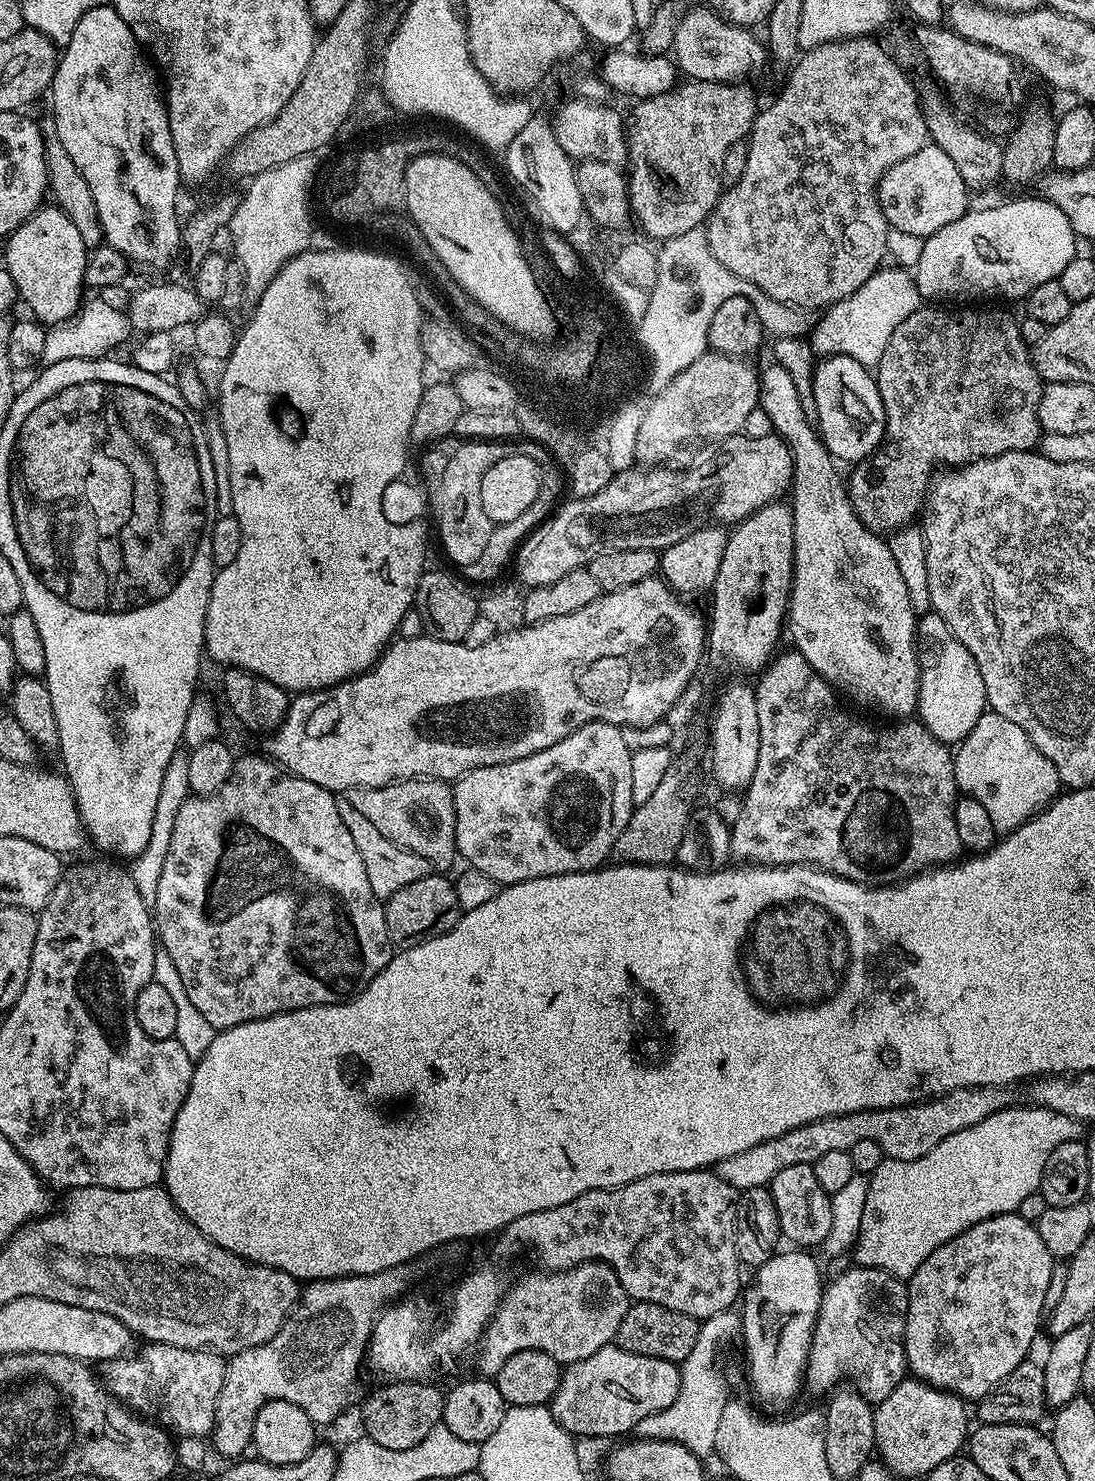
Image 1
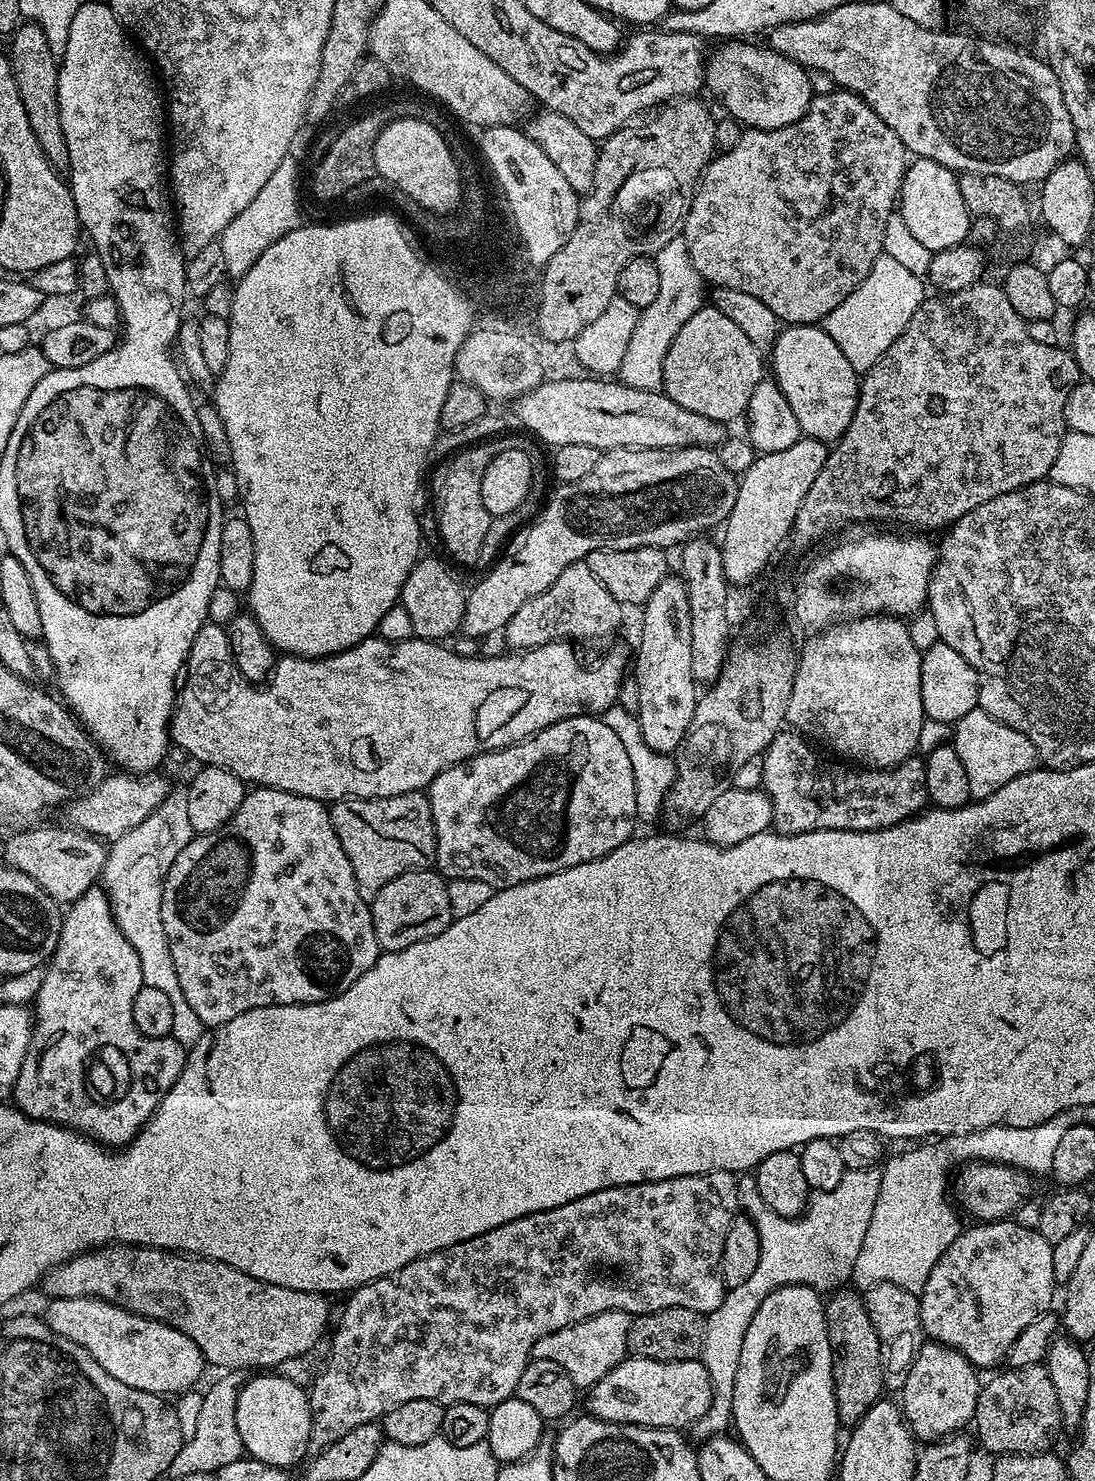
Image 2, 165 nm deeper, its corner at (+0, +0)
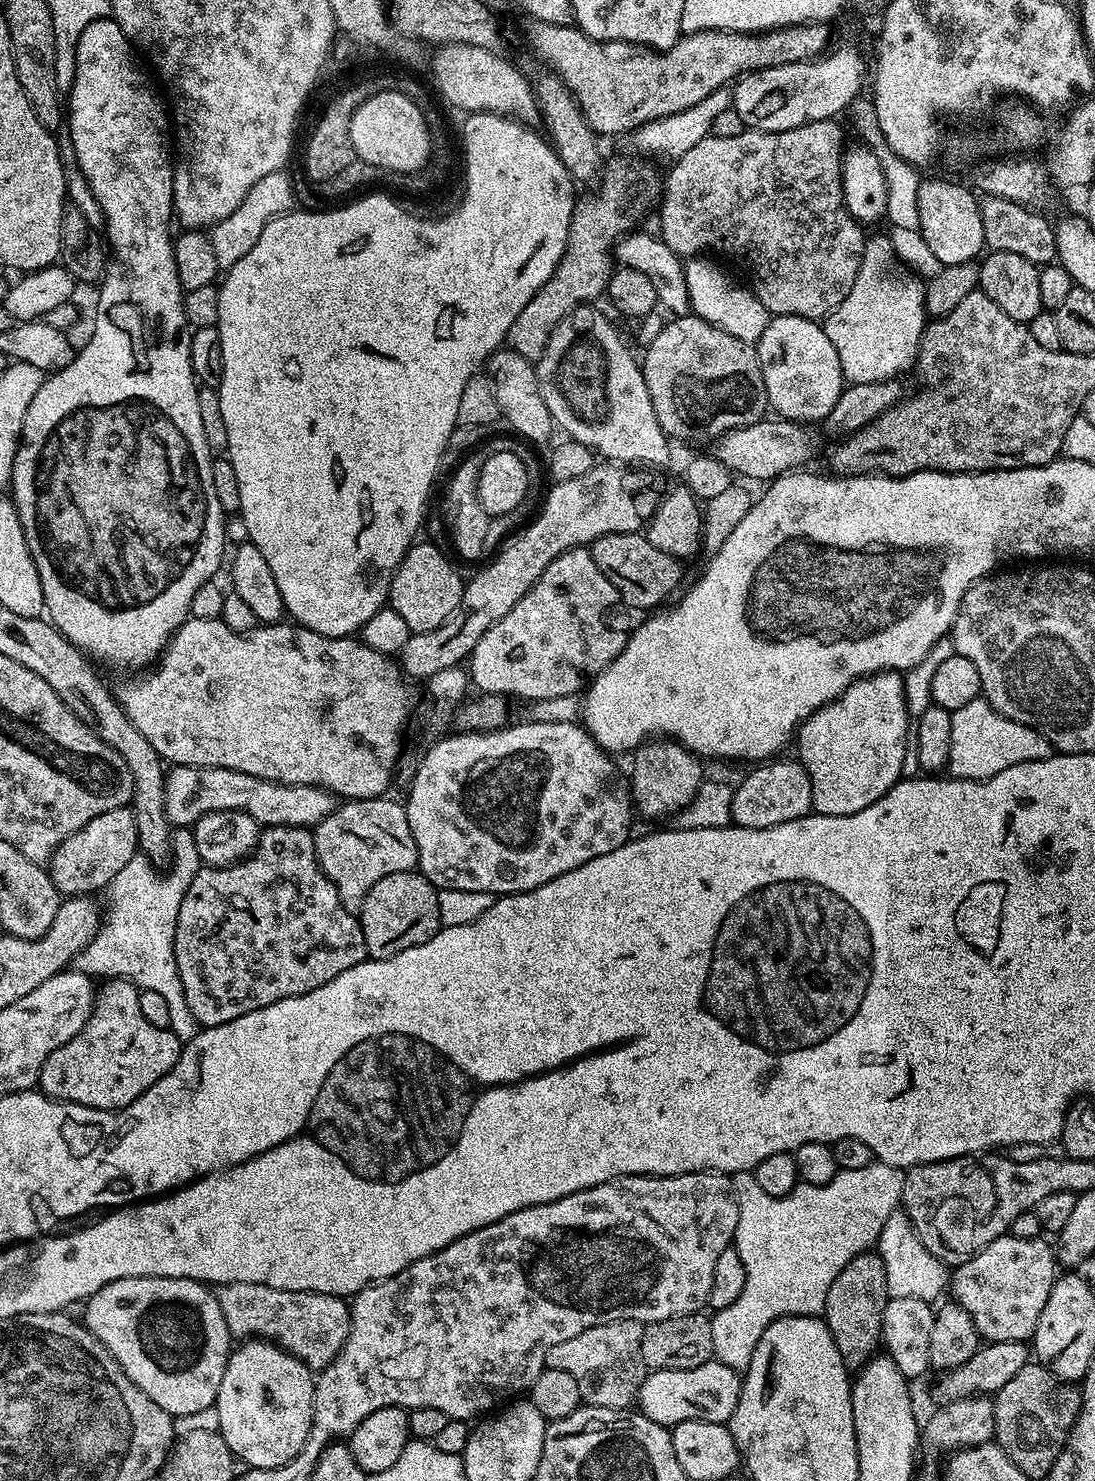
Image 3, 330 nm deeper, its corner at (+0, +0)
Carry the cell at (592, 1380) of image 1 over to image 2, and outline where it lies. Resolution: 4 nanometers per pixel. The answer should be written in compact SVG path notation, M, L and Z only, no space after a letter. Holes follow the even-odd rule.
M632 1356L614 1366L614 1370L610 1370L610 1374L606 1374L606 1378L599 1380L593 1388L587 1389L586 1396L588 1396L587 1411L597 1420L605 1420L611 1424L637 1424L643 1428L684 1430L695 1424L698 1418L702 1418L706 1410L710 1410L712 1383L701 1359L651 1360L645 1356Z

